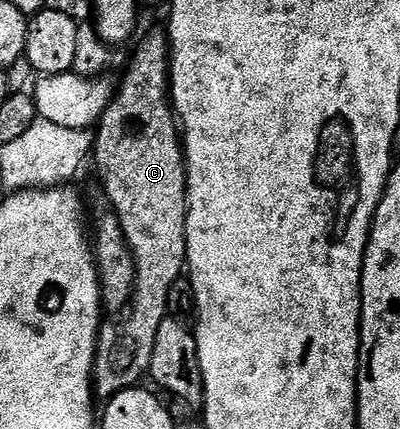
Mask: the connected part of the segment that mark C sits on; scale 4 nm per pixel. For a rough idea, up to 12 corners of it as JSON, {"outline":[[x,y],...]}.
{"outline":[[154,30],[92,162],[138,284],[98,331],[94,393],[150,373],[186,264],[186,152]]}

